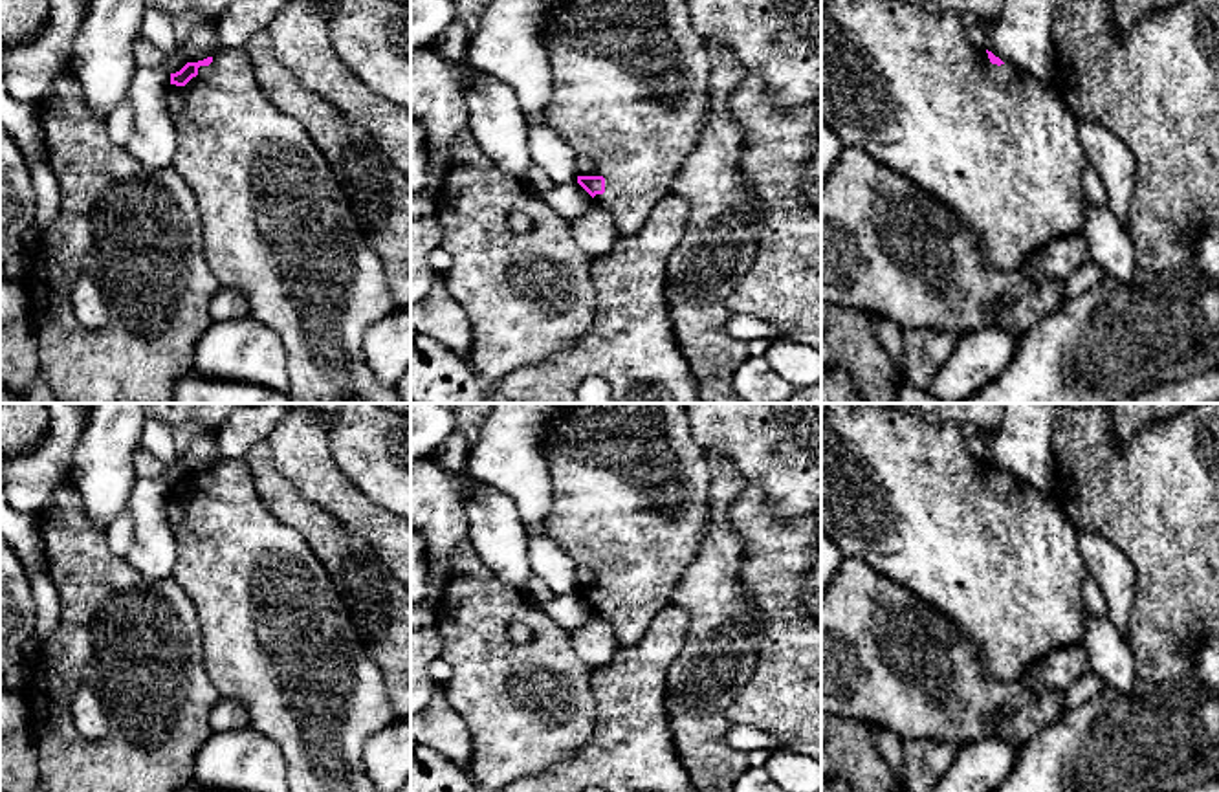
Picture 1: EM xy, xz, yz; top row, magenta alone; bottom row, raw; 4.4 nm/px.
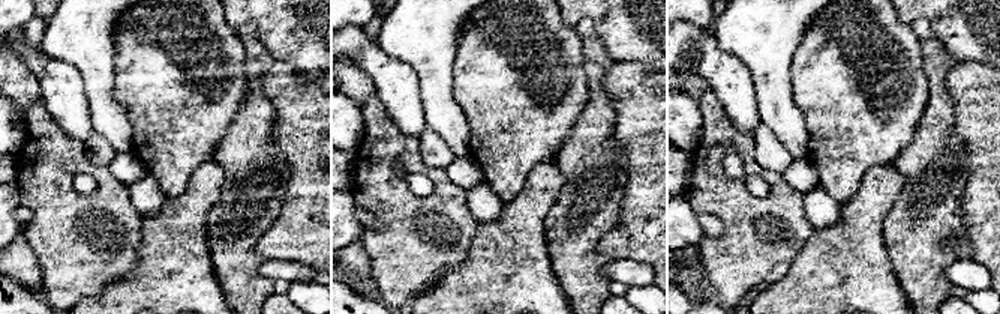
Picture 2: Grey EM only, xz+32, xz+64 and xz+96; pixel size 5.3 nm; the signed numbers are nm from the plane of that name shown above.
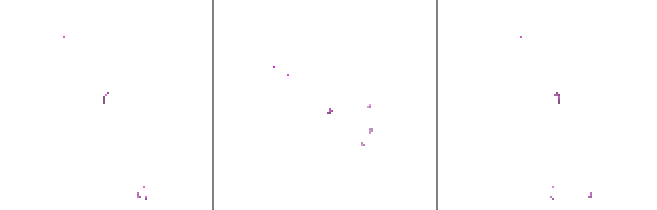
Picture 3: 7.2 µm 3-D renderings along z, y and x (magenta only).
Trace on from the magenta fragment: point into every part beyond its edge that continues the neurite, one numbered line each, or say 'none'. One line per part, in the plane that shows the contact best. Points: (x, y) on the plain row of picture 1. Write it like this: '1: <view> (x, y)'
1: xz (629, 486)

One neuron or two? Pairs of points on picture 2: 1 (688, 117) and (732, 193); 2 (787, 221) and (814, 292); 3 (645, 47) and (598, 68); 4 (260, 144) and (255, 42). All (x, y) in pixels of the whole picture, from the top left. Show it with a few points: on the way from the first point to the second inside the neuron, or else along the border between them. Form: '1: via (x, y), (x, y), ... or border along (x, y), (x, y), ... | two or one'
1: border along (699, 102), (700, 141), (691, 152) | two
2: border along (814, 230), (790, 263) | two
3: border along (594, 30), (615, 60) | two
4: via (255, 119), (255, 68) | one

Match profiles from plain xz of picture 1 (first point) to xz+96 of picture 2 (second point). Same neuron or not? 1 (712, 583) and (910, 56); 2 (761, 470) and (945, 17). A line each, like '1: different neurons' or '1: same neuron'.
1: different neurons
2: same neuron

